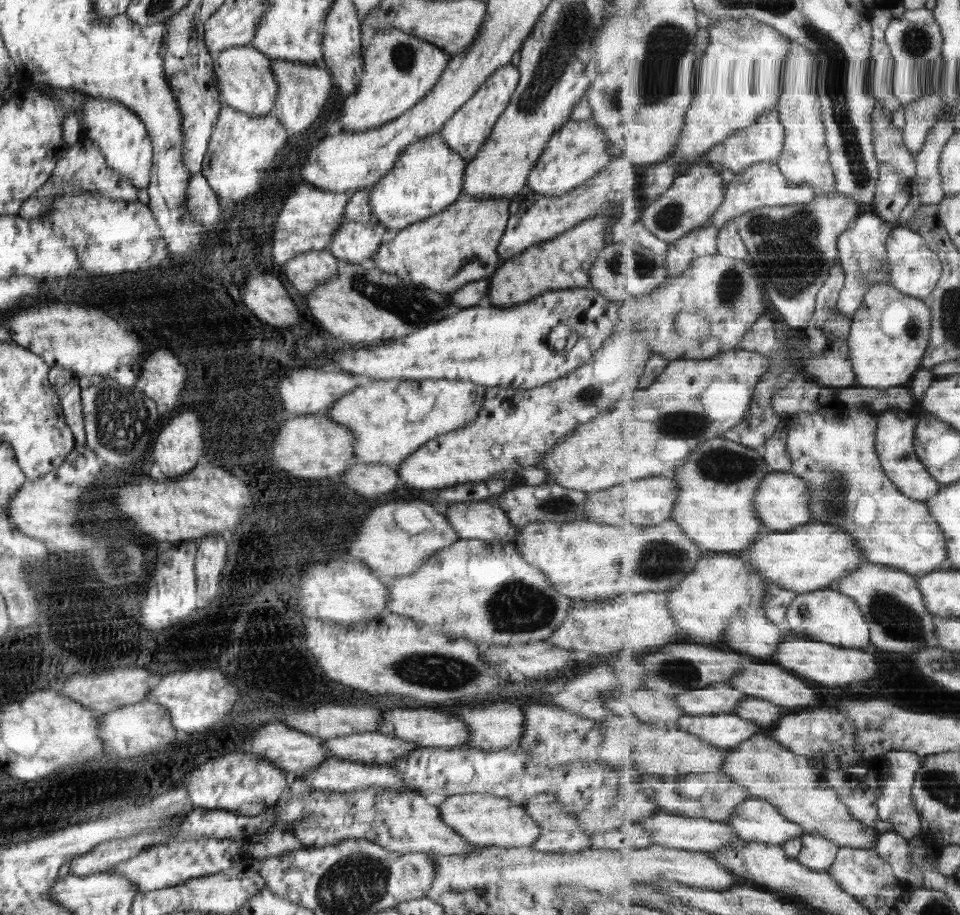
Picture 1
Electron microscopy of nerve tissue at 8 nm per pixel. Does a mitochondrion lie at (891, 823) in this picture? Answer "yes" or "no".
no

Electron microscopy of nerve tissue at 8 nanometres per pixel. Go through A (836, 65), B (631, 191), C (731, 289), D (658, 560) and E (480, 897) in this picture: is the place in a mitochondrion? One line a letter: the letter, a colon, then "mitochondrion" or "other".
A: mitochondrion
B: other
C: mitochondrion
D: mitochondrion
E: other

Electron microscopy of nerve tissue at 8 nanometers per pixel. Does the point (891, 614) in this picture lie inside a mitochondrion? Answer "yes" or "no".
yes

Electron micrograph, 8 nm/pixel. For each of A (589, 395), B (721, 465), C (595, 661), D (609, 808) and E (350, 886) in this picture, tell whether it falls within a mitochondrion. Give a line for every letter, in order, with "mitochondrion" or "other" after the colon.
A: mitochondrion
B: mitochondrion
C: other
D: mitochondrion
E: mitochondrion

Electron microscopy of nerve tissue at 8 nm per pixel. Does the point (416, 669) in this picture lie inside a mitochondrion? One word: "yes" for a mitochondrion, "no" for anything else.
yes

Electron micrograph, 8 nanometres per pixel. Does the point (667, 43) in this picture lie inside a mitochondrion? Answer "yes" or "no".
yes

